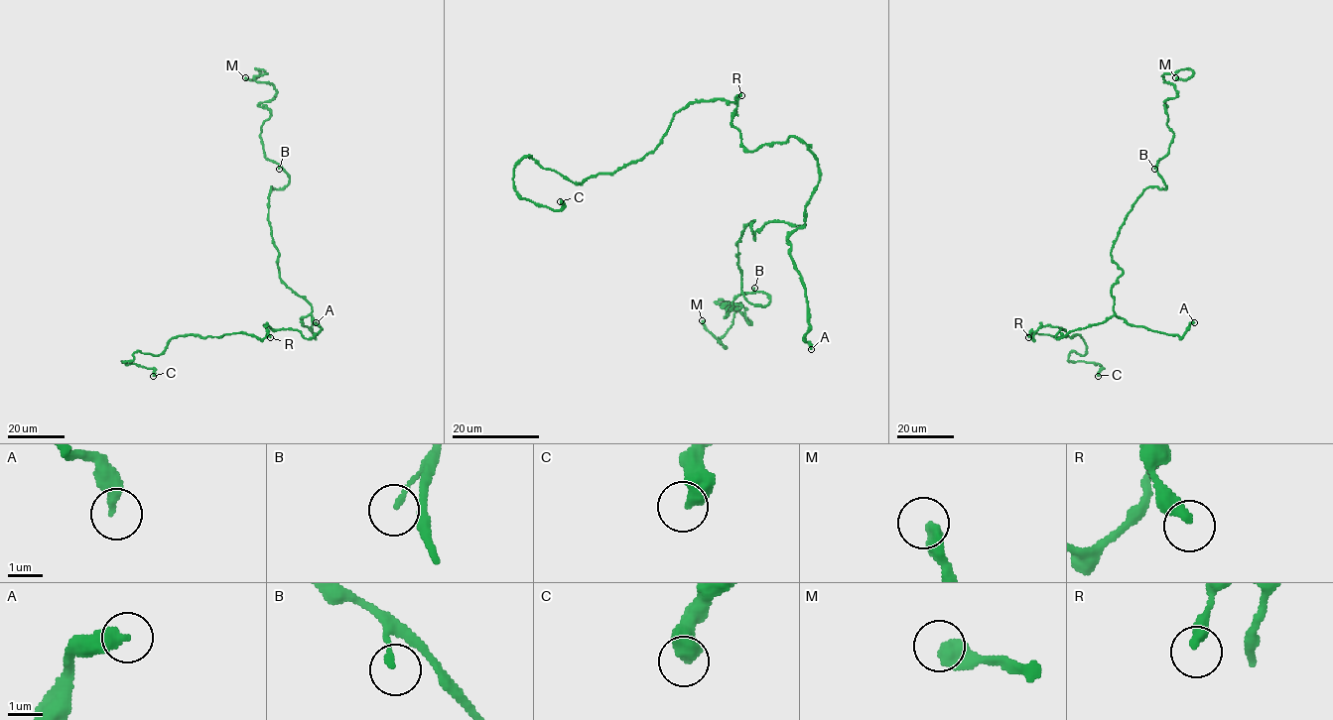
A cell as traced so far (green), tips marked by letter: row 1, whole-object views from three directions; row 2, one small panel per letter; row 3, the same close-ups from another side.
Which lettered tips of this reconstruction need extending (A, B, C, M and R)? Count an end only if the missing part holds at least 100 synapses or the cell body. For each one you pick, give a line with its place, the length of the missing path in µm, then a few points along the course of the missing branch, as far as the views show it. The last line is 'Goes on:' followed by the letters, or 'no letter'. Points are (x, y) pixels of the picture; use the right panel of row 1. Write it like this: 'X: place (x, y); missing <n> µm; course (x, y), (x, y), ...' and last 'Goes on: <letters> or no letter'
A: place (1194, 322); missing 170 µm
Goes on: A

